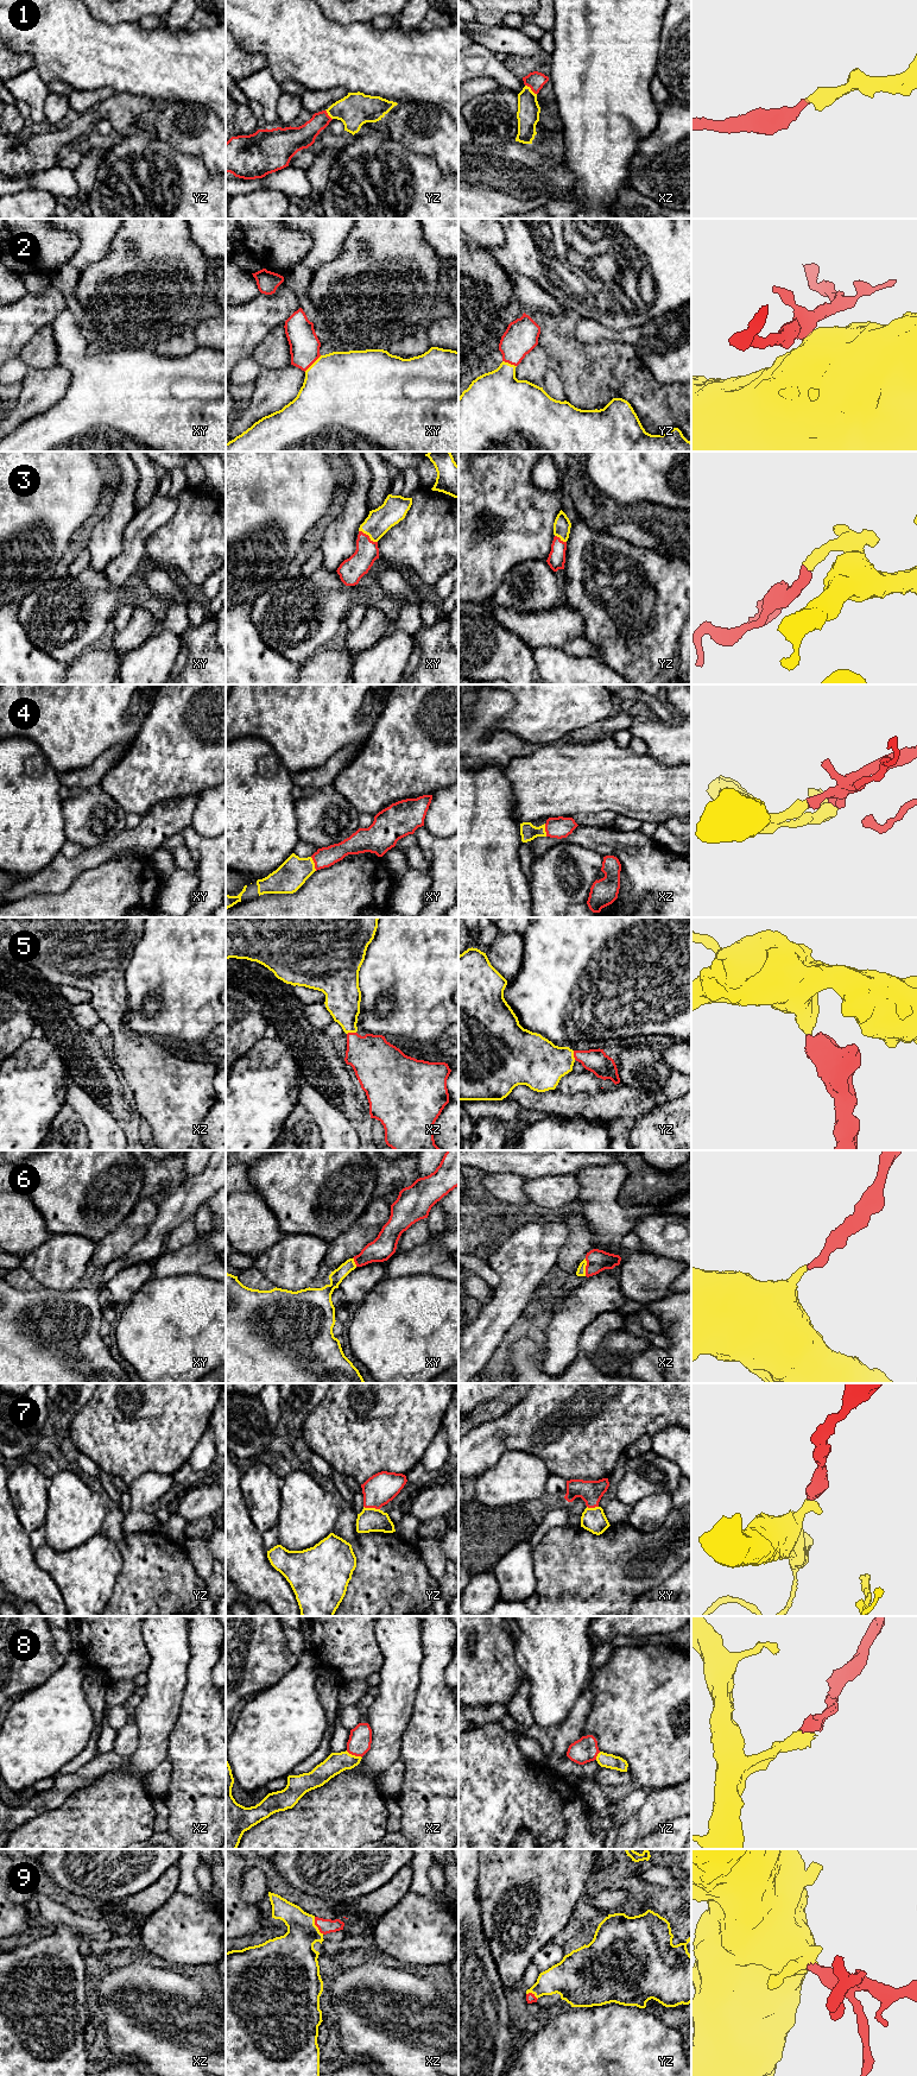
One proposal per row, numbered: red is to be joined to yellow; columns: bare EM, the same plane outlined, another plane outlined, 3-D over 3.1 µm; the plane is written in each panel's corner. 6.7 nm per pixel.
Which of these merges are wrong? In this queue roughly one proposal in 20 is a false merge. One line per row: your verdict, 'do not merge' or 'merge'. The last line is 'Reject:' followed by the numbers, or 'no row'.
1: merge
2: merge
3: merge
4: merge
5: merge
6: merge
7: merge
8: merge
9: merge
Reject: no row

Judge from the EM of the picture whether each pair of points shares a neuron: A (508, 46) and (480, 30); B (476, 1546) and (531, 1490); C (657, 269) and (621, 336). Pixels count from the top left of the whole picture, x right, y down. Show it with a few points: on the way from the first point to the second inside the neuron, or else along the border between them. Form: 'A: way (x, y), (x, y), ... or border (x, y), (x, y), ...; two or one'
A: way (501, 39), (487, 36); one
B: border (545, 1494), (532, 1500), (492, 1507); two
C: border (599, 322), (614, 330), (639, 327); two

